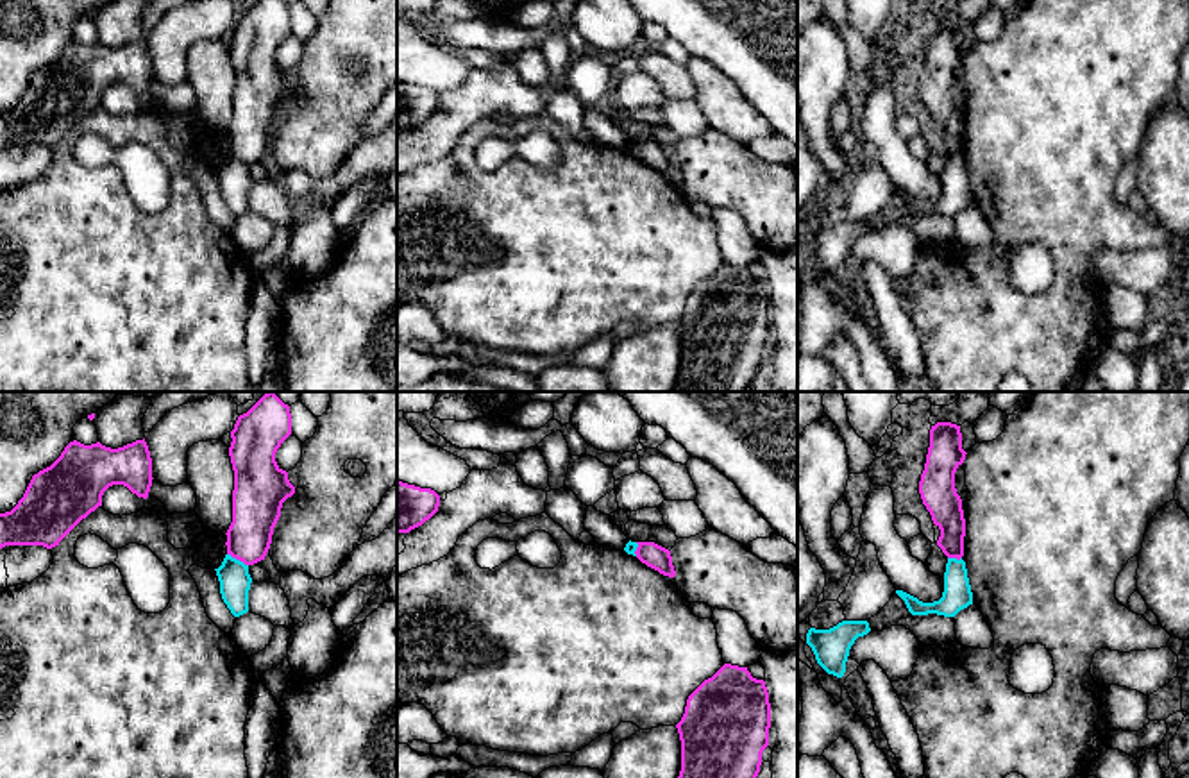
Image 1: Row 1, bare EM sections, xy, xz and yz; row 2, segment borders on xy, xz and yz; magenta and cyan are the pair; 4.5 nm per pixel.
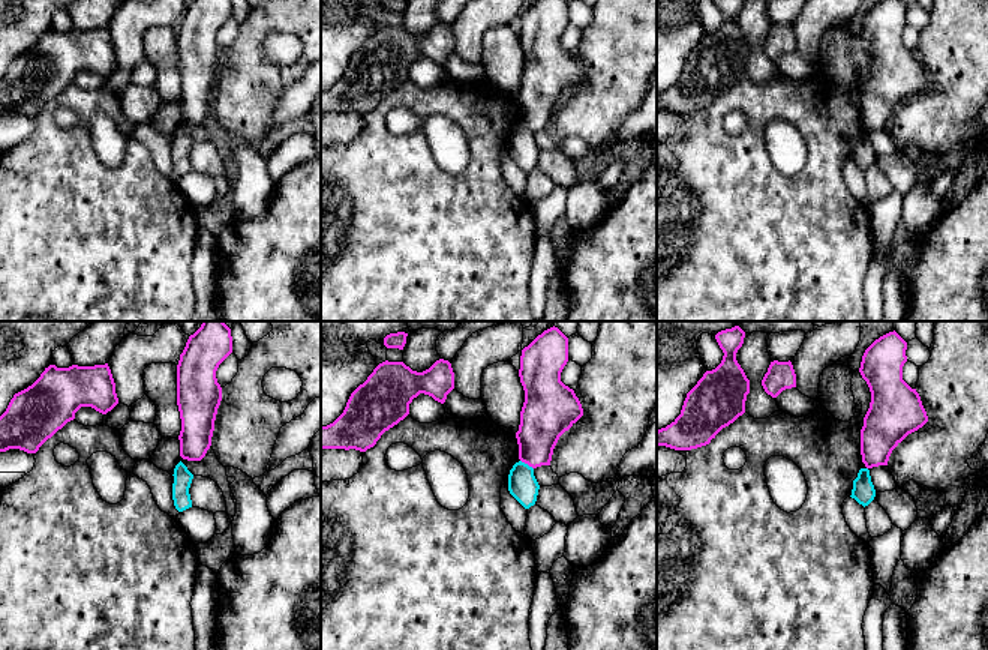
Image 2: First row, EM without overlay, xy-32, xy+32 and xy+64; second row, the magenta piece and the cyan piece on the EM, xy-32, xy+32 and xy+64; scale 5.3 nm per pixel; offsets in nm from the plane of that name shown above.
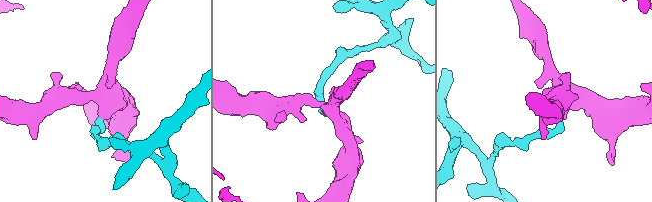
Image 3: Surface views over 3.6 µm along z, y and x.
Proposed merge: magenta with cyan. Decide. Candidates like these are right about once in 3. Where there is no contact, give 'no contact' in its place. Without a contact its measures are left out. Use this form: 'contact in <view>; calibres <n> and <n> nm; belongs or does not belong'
contact in xy; calibres 220 and 140 nm; does not belong

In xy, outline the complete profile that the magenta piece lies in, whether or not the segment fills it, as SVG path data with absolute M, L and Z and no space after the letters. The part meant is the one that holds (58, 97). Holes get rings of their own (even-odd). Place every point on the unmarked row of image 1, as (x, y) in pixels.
M145 38L118 48L73 39L50 66L32 75L18 104L0 113L0 148L52 148L102 106L102 95L109 86L123 84L147 98L152 79L152 57Z

